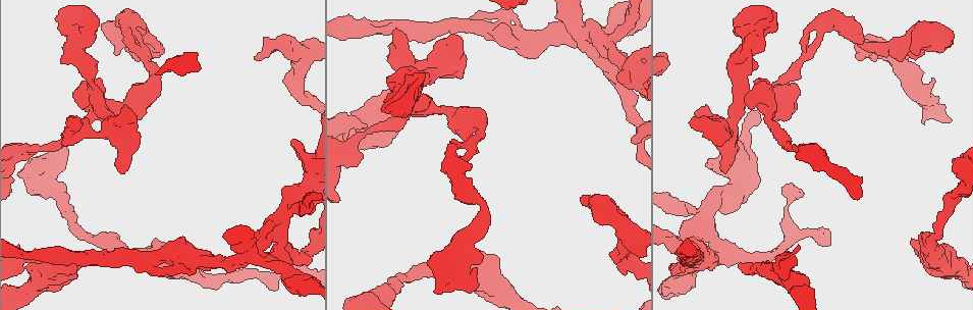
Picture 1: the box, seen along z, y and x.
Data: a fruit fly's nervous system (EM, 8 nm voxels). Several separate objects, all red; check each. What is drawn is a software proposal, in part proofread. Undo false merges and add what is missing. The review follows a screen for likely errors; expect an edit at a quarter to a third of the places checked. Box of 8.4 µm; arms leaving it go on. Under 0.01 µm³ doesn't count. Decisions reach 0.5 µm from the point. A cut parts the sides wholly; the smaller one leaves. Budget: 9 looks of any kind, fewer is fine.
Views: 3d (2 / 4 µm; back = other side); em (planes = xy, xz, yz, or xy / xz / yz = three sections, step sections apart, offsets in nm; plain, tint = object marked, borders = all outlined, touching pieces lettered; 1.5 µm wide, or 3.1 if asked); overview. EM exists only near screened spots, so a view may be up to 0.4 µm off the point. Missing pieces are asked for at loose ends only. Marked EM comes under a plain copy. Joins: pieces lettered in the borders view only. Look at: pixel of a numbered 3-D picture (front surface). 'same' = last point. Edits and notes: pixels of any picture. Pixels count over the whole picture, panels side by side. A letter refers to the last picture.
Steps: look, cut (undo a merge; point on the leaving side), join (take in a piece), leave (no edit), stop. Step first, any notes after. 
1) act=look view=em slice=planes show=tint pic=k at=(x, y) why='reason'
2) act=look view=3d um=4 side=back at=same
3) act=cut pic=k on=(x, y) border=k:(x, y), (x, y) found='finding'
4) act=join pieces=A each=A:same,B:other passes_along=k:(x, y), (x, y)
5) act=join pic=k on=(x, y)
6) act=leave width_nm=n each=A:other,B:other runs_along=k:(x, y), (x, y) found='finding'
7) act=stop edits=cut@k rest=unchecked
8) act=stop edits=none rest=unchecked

act=look view=em slice=planes show=borders pic=1 at=(140, 54) why='side arm on a straight run'

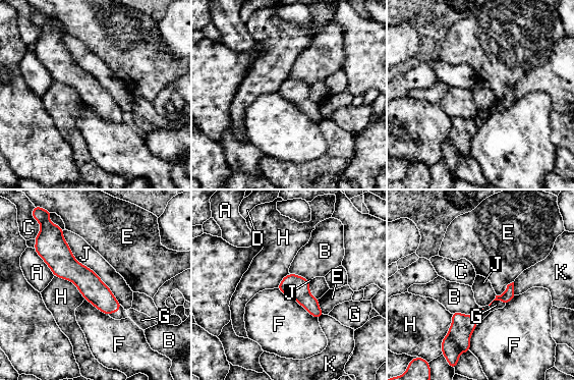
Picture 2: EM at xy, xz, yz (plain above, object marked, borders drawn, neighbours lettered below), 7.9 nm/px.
act=leave each=A:other,B:other,C:other,D:other,E:other,F:other,G:other,H:other,J:other,K:other border=2:(277, 287), (318, 318) found='continuous, no second neuron'

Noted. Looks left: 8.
act=look view=em slice=xz step=4 show=borders pic=1 at=(752, 97) why='three-way junction'

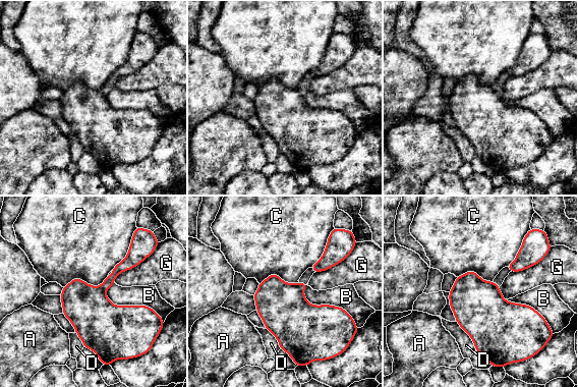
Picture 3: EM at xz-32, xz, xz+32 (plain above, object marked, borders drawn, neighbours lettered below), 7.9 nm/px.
act=cut pic=3 on=(123, 266) each=A:other,B:other,C:other,D:other,G:other found='two neurons meet here'

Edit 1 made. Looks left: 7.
act=look view=em slice=xy step=4 show=tint pic=1 at=(912, 241) why='an open end'

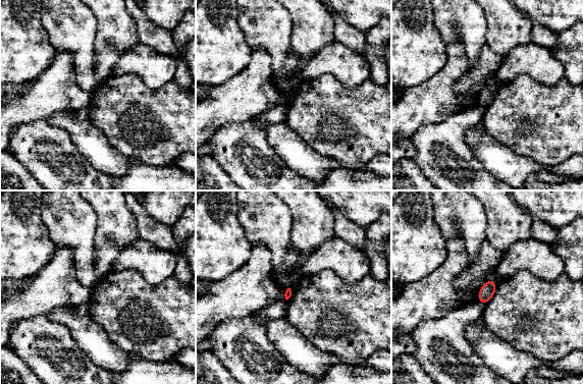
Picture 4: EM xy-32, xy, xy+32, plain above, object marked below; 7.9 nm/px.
act=look view=em slice=xy step=4 show=borders at=same

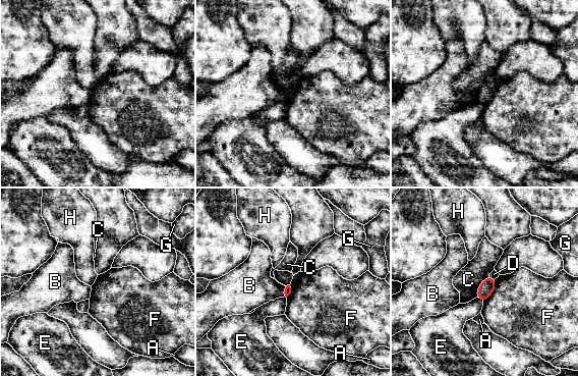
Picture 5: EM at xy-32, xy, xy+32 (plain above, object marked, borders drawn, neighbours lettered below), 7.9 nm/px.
act=leave longest_contact=F:200nm each=A:other,B:other,C:other,D:other,E:other,F:other,G:other,H:other border=5:(495, 279), (495, 289), (482, 301) found='none of them fits'

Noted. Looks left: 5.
act=stop edits=cut@3 rest=unchecked

